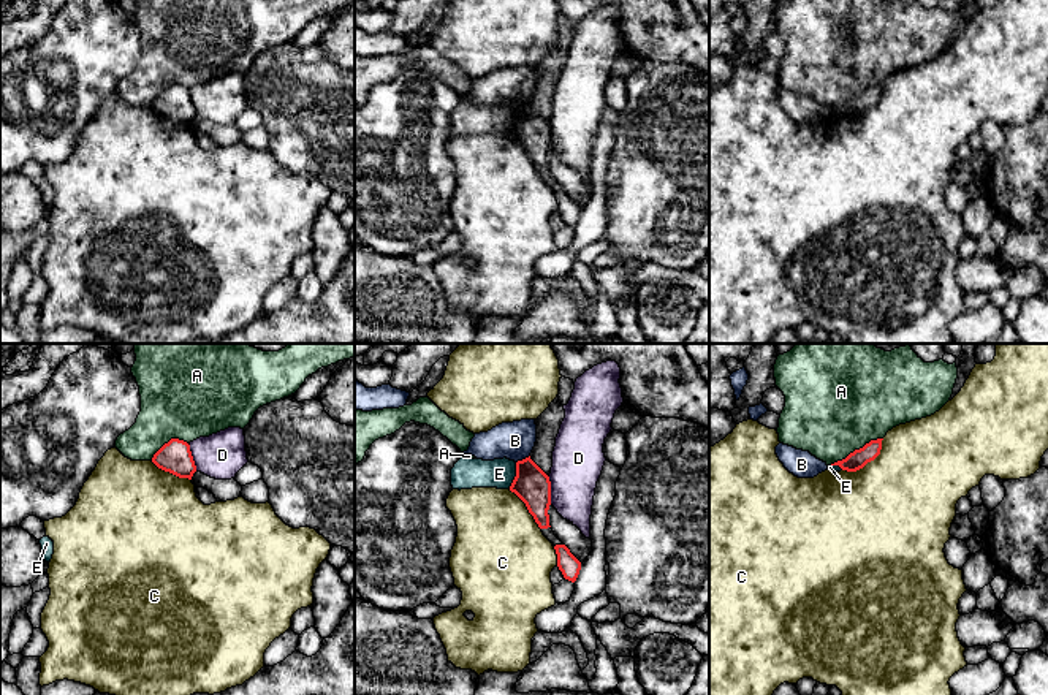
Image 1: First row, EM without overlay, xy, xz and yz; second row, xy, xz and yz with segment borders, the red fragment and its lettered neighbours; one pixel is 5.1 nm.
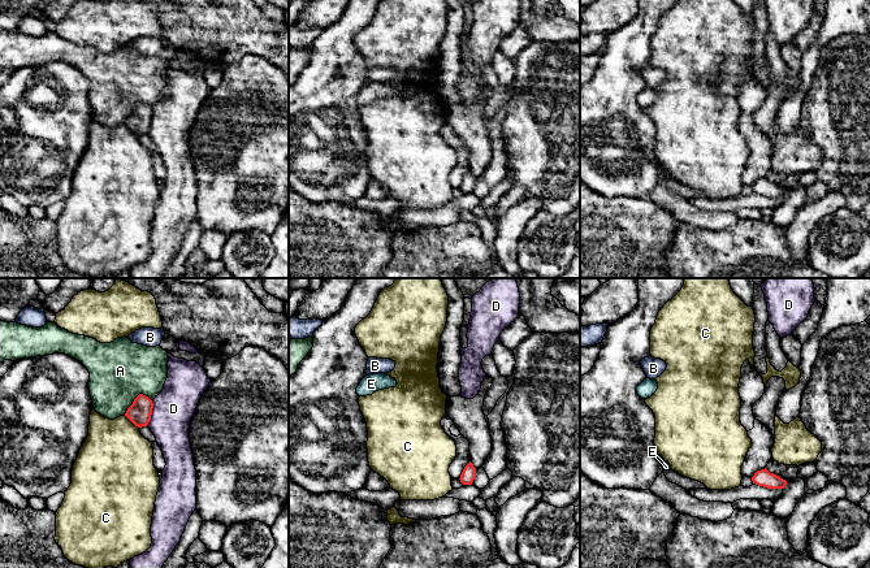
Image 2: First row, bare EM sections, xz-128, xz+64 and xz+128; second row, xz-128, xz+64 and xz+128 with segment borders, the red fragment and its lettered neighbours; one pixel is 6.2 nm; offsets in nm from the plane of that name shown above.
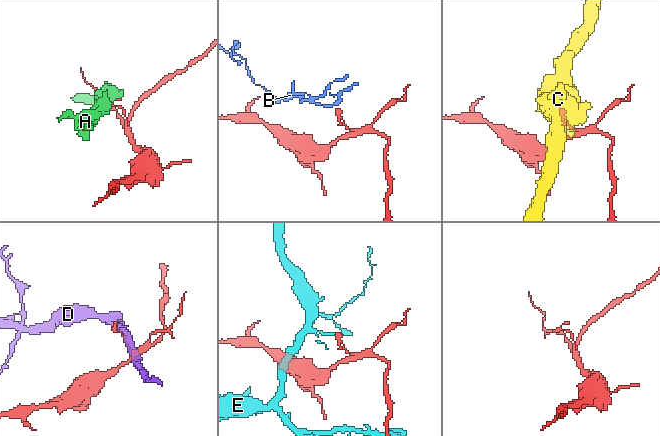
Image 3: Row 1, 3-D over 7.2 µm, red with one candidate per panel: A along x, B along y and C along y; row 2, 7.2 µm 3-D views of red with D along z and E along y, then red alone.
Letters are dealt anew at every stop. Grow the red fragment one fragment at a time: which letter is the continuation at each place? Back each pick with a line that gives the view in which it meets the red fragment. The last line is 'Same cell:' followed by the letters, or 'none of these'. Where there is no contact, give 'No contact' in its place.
Same cell: none of these

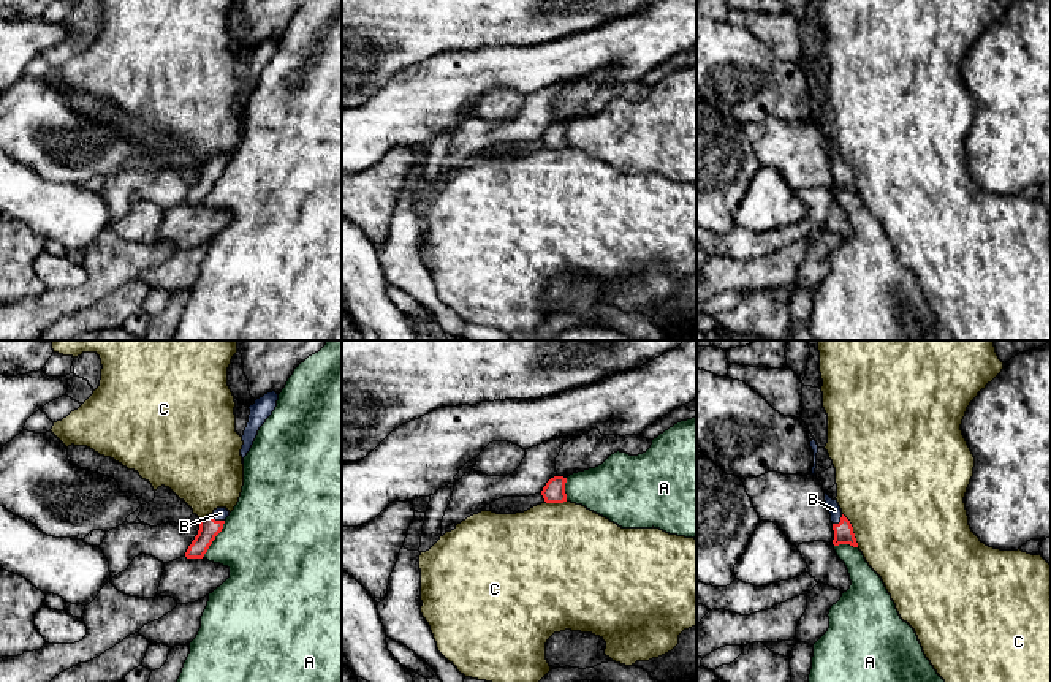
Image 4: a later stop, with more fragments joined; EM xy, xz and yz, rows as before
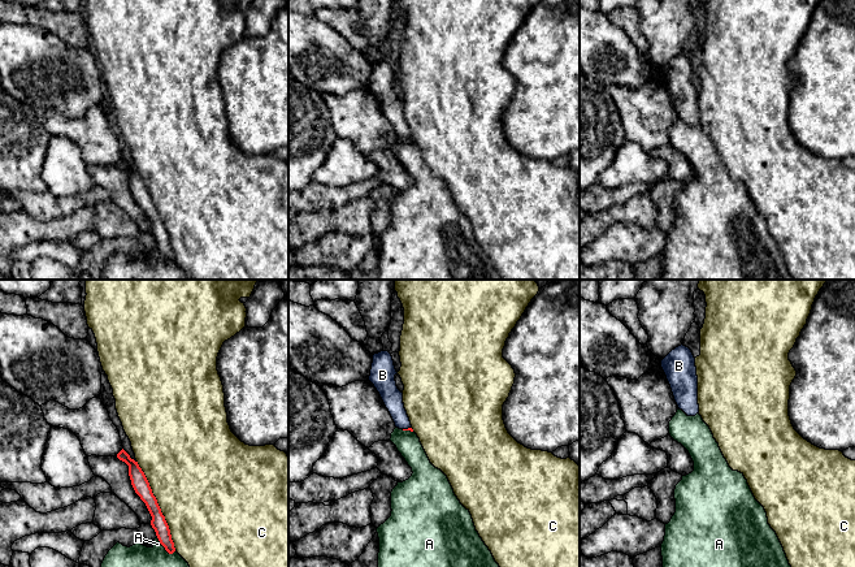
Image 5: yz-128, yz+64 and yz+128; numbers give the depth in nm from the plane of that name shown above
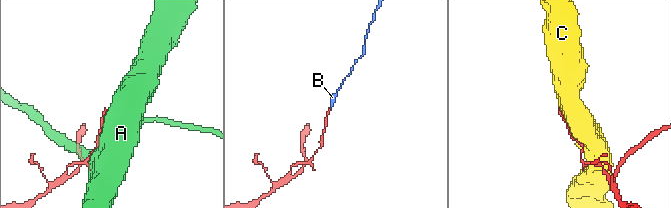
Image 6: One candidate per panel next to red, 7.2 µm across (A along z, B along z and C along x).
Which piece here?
B: Touches red in xy
Same cell: B

